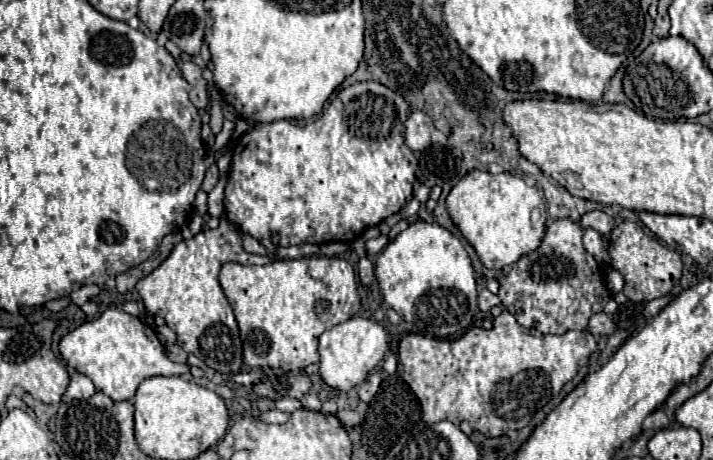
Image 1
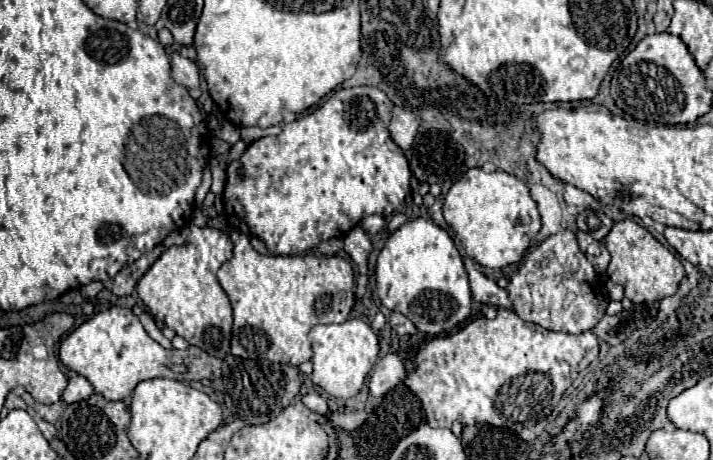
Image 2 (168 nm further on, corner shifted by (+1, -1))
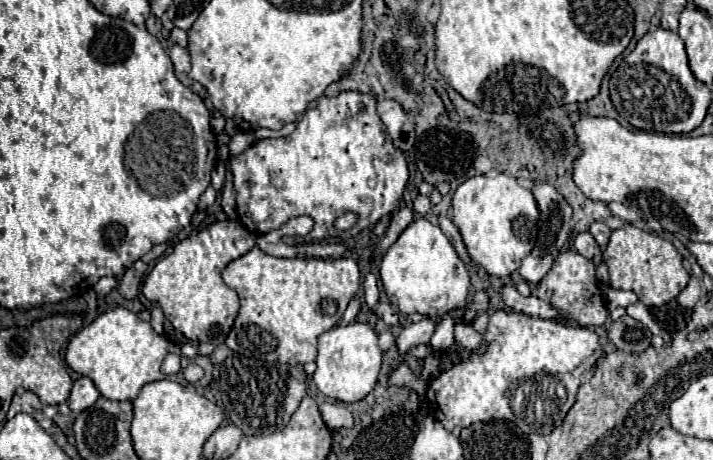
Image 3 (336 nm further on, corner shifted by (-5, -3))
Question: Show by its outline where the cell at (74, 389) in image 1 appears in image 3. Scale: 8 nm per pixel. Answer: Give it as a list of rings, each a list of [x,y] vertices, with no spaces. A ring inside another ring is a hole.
[[[79,377],[75,383],[73,383],[73,389],[71,389],[71,397],[69,397],[69,407],[73,413],[81,413],[83,409],[91,407],[99,397],[99,391],[95,389],[93,381],[89,377]]]

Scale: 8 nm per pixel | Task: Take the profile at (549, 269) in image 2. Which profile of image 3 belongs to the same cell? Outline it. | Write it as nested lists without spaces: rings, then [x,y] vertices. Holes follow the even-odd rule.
[[[563,249],[559,253],[559,257],[555,259],[555,265],[549,269],[547,277],[543,277],[543,281],[539,281],[539,285],[533,285],[531,295],[539,297],[541,301],[547,301],[549,305],[555,305],[555,309],[559,309],[559,313],[567,313],[567,317],[571,317],[571,321],[563,321],[563,317],[553,319],[561,325],[575,323],[577,327],[601,327],[609,317],[605,299],[597,285],[593,261],[575,253],[575,249]]]

